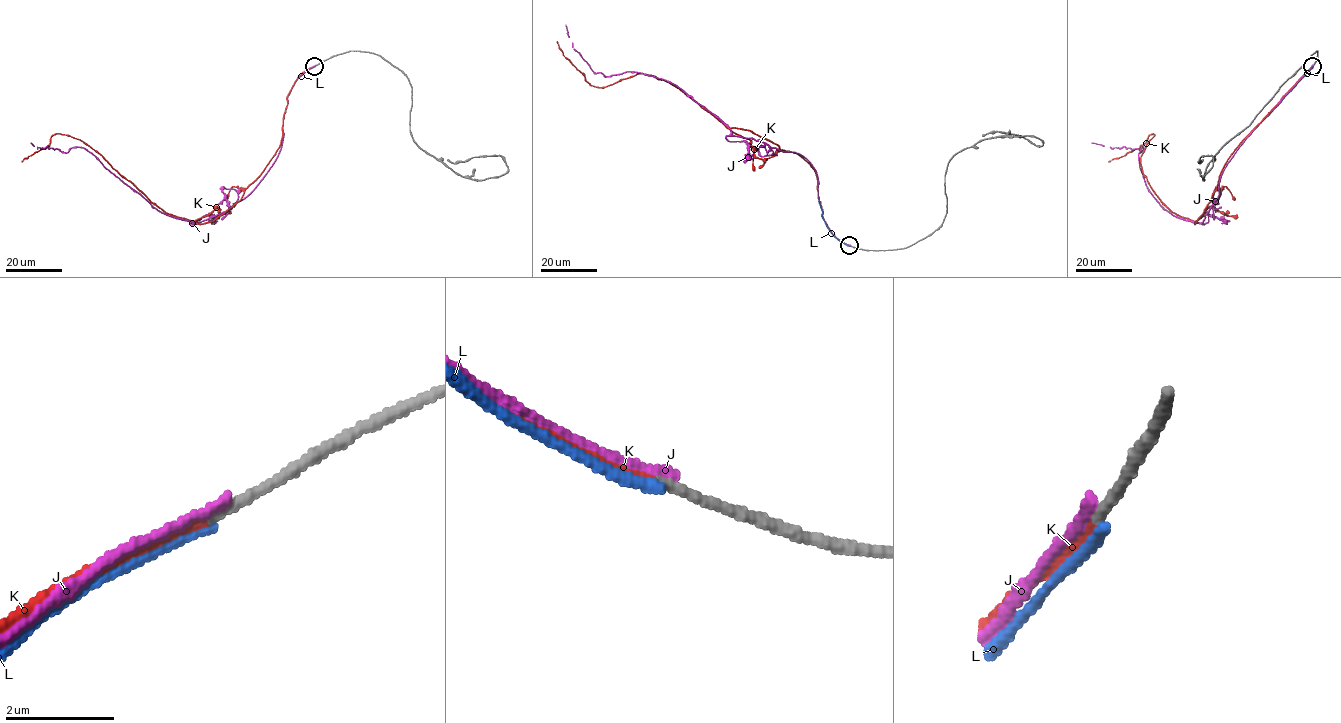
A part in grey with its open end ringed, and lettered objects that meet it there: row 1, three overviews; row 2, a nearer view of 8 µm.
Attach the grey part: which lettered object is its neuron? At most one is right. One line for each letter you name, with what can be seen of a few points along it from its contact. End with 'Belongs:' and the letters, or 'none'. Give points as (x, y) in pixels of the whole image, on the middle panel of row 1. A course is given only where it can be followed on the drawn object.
K: via (849, 245), (823, 219), (815, 172), (797, 153), (727, 127), (652, 75), (594, 87), (557, 41)
Belongs: K

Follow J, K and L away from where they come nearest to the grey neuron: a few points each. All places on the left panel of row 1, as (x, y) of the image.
J: (315, 65), (287, 98), (282, 146), (268, 172), (245, 197), (197, 223), (154, 208), (83, 148), (30, 143)
K: (314, 66), (288, 94), (276, 153), (242, 197), (211, 221), (165, 213), (69, 136), (55, 133), (22, 162)
L: (314, 66), (294, 84), (283, 116)

